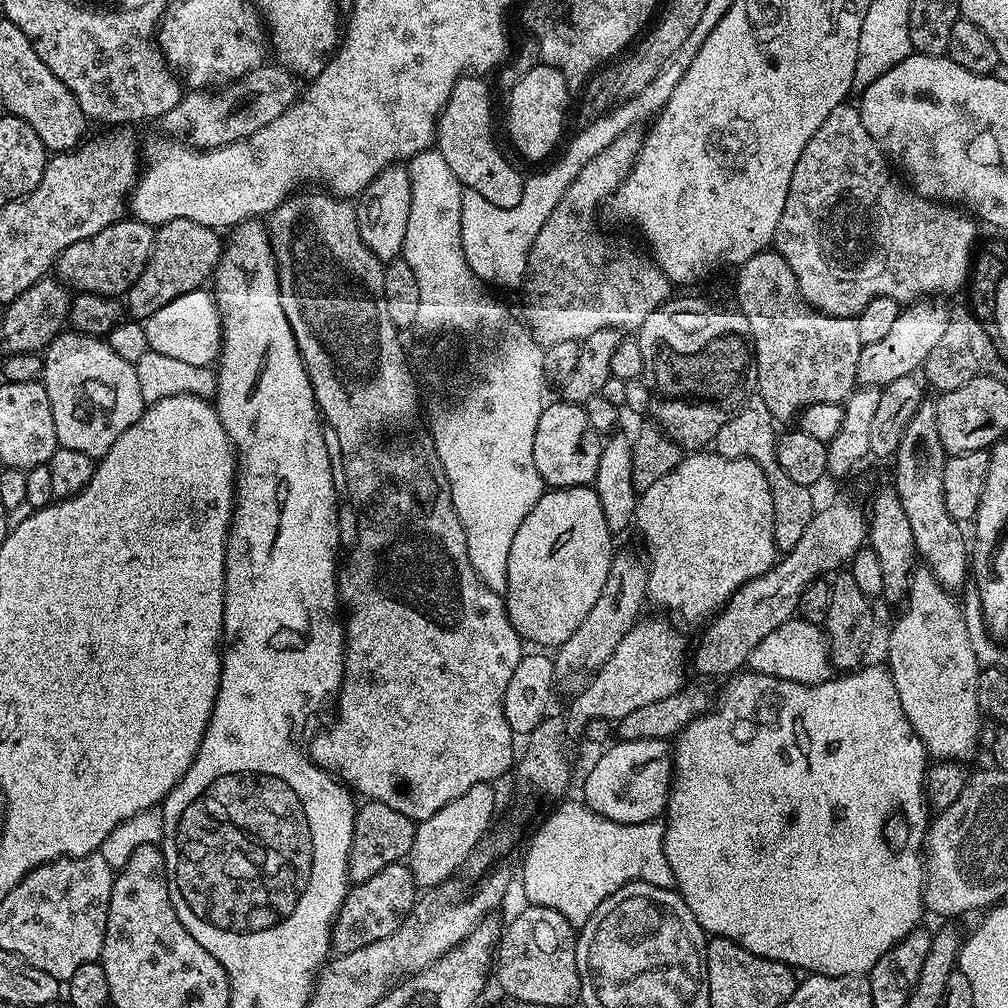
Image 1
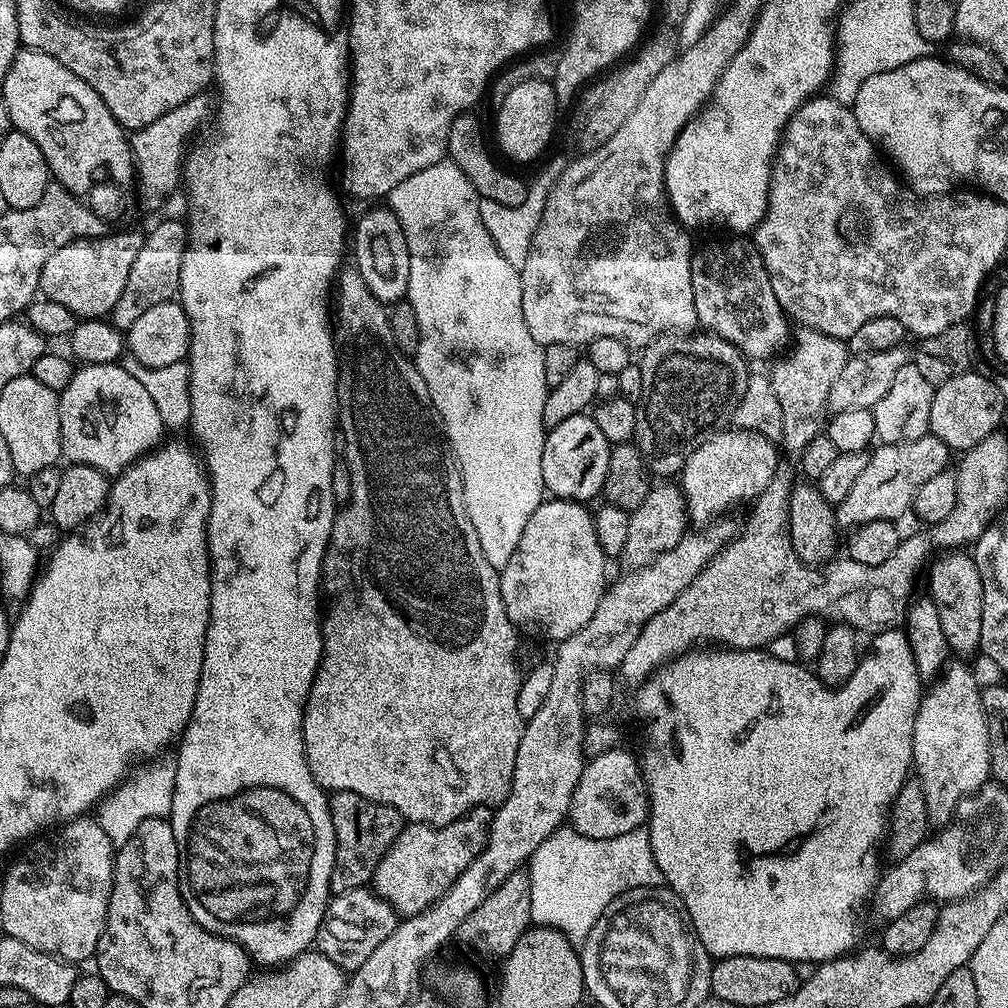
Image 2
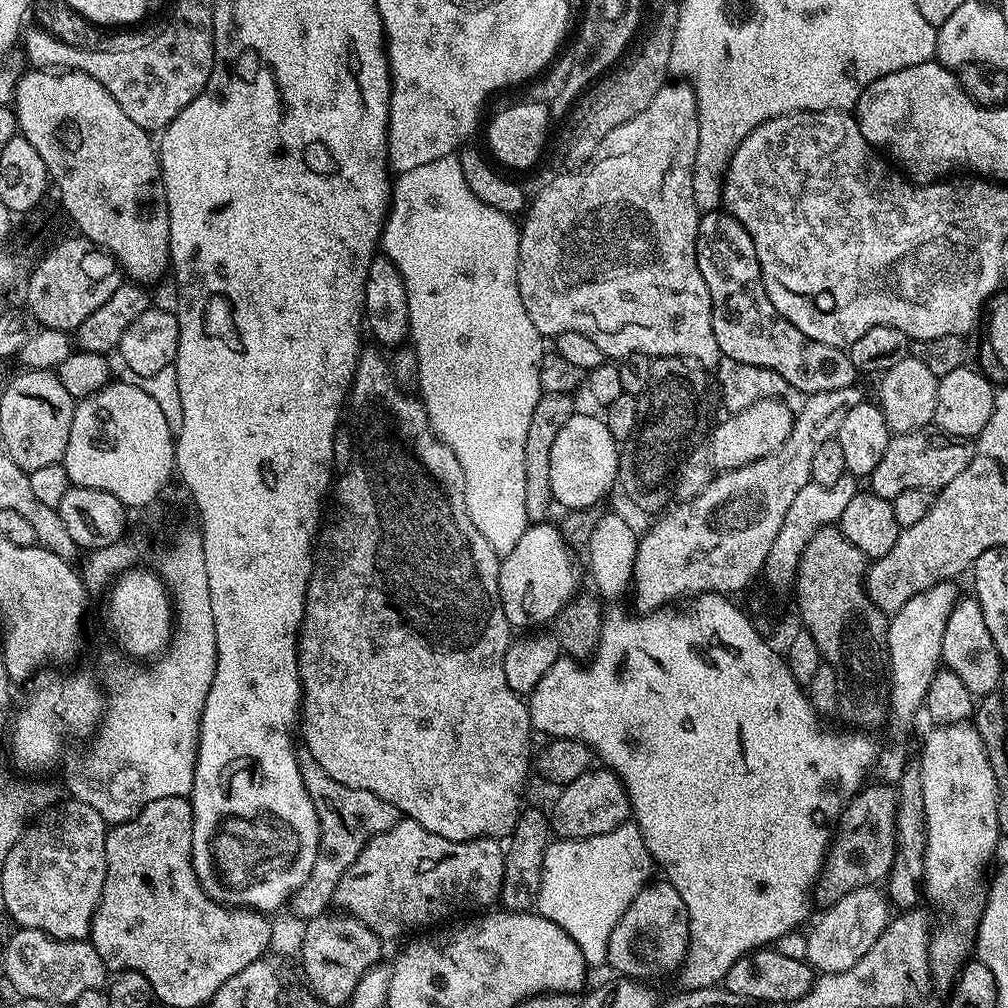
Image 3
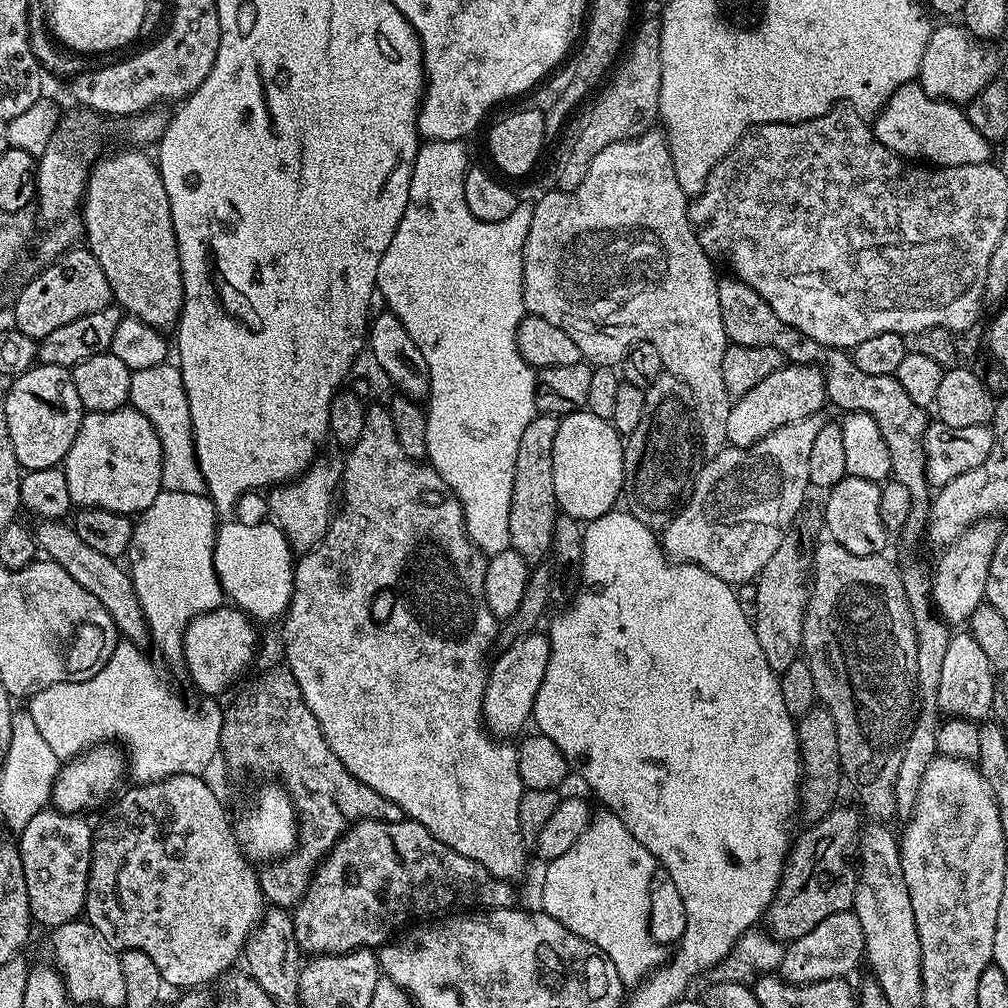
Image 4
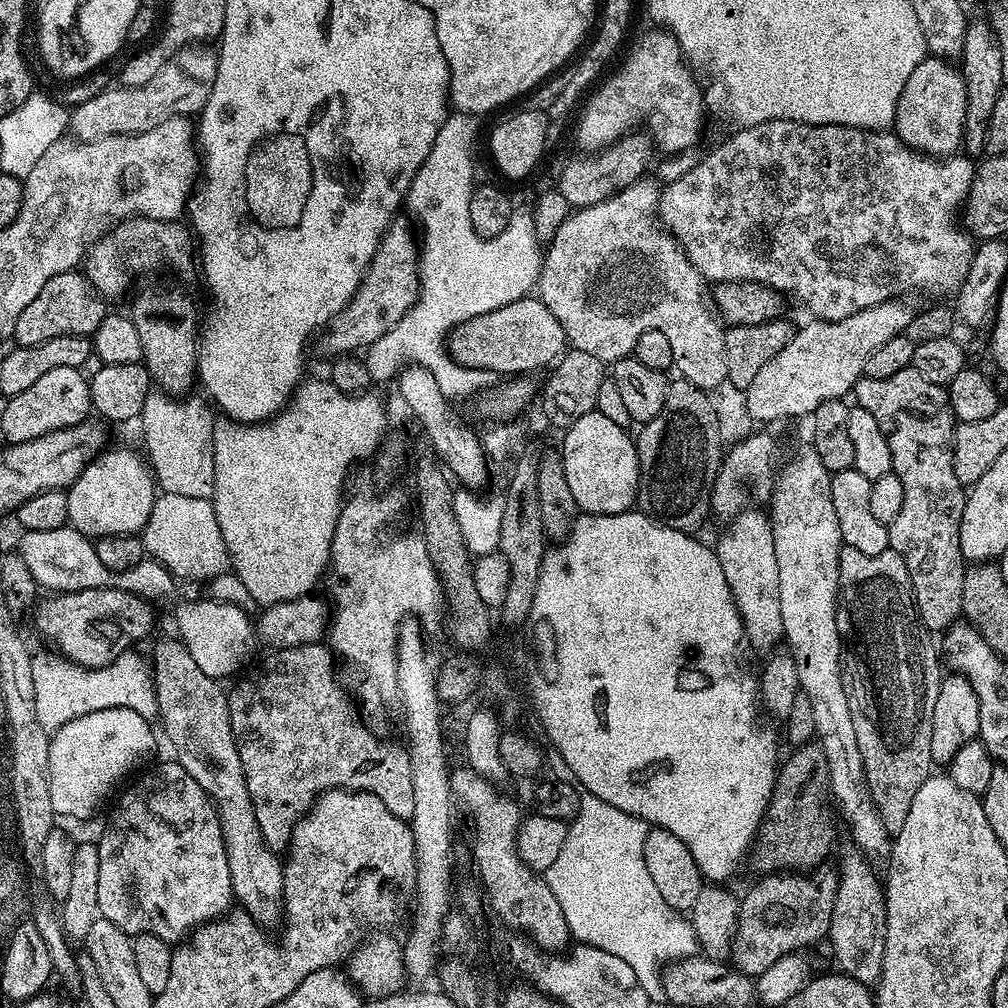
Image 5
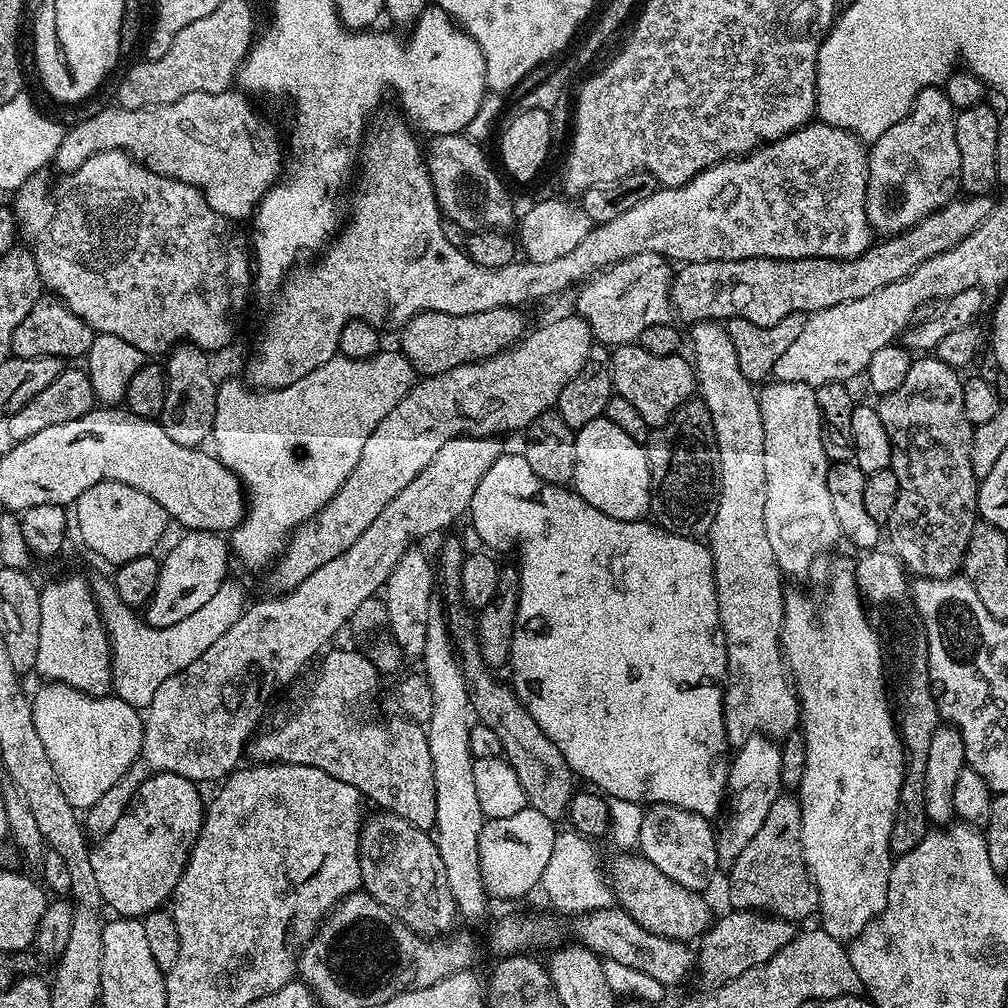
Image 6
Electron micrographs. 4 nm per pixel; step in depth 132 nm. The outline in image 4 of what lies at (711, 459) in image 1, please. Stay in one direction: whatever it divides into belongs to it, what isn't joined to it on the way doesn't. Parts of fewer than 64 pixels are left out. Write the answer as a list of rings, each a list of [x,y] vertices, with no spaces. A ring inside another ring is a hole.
[[[785,363],[783,368],[774,370],[770,378],[762,378],[750,394],[739,397],[733,403],[730,418],[726,421],[728,444],[734,448],[748,448],[766,434],[790,422],[798,422],[798,418],[817,415],[823,404],[826,404],[823,371],[810,364]]]

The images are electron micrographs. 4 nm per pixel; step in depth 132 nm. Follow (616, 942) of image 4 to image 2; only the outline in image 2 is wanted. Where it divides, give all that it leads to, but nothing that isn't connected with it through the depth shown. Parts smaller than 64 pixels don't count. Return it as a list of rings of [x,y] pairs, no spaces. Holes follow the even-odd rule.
[[[561,826],[538,846],[526,871],[530,878],[532,924],[558,930],[573,942],[583,942],[609,902],[623,892],[664,884],[664,875],[658,870],[658,862],[654,862],[654,850],[644,828],[618,834],[618,838],[595,840],[578,834],[571,826]]]

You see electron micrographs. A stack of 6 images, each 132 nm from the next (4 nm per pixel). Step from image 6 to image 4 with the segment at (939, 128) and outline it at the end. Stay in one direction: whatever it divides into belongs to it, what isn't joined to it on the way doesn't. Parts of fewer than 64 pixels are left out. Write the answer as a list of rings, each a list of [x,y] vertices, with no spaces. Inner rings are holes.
[[[956,24],[933,27],[926,42],[926,50],[922,54],[918,83],[928,96],[964,106],[976,97],[982,86],[1001,75],[1000,56],[992,49],[991,43],[979,40],[967,28]]]

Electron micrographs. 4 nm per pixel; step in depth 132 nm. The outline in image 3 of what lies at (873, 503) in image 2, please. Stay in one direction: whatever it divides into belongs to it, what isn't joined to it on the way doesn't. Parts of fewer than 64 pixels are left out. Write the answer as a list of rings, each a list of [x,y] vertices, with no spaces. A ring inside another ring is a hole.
[[[935,426],[893,435],[886,446],[886,454],[882,454],[882,462],[874,466],[870,490],[875,496],[892,501],[903,488],[942,489],[970,466],[973,451],[969,441],[946,434]]]

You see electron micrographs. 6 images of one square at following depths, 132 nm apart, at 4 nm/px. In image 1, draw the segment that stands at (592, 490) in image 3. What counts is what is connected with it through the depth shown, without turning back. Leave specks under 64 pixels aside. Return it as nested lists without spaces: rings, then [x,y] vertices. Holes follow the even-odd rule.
[[[567,402],[559,403],[545,403],[542,414],[538,418],[538,426],[534,430],[534,466],[538,466],[538,474],[549,489],[582,488],[591,485],[598,474],[602,436],[594,430],[594,426],[590,426],[590,418],[586,418],[586,410],[583,406]]]

